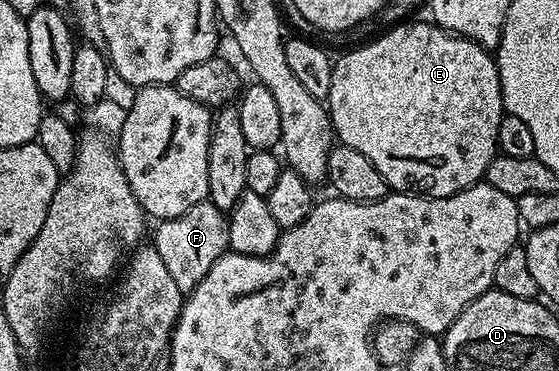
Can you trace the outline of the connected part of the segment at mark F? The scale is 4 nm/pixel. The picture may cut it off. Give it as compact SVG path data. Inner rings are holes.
M209 199L201 200L192 210L176 218L157 221L152 247L160 254L164 267L183 294L189 294L212 270L212 266L228 251L228 216Z

